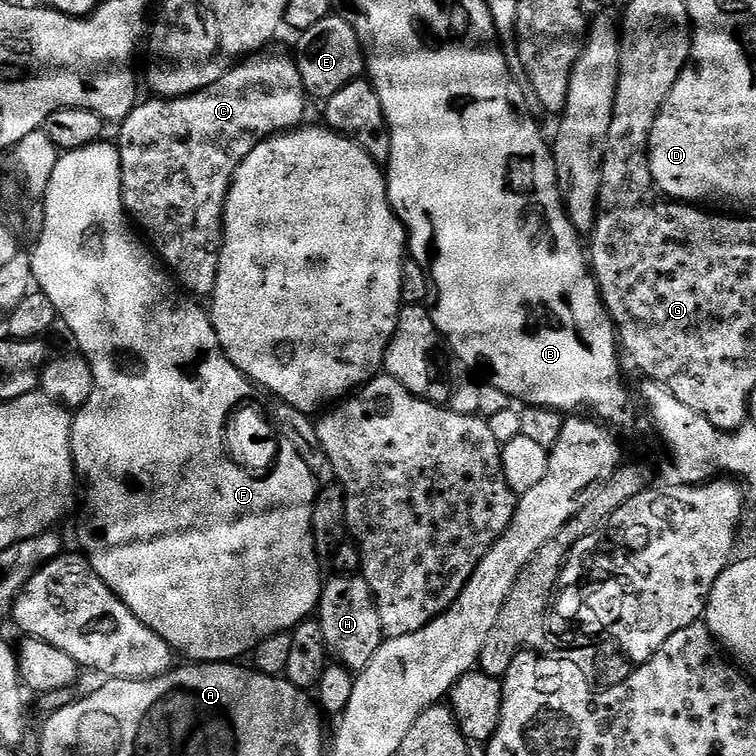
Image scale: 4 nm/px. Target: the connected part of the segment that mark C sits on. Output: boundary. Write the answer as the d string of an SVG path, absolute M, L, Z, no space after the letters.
M264 50L259 54L253 54L233 64L228 71L222 74L222 78L218 78L218 82L214 82L197 92L192 92L189 96L148 98L152 100L146 101L145 104L144 101L137 103L132 113L124 120L119 121L118 124L118 128L120 128L120 140L117 139L115 141L115 146L120 155L120 177L122 178L120 197L124 200L124 210L134 221L135 227L141 233L143 233L142 231L145 232L143 235L146 237L151 251L159 257L163 267L175 277L179 287L185 293L191 294L196 298L201 298L200 296L204 296L204 298L211 297L214 286L216 285L218 262L220 261L220 244L224 240L224 230L222 227L224 222L224 203L228 197L228 191L230 190L232 179L238 170L238 166L248 157L250 150L254 150L263 140L293 131L305 123L304 107L310 103L310 100L304 90L302 74L298 74L298 66L291 55L283 56L280 52L272 51Z

